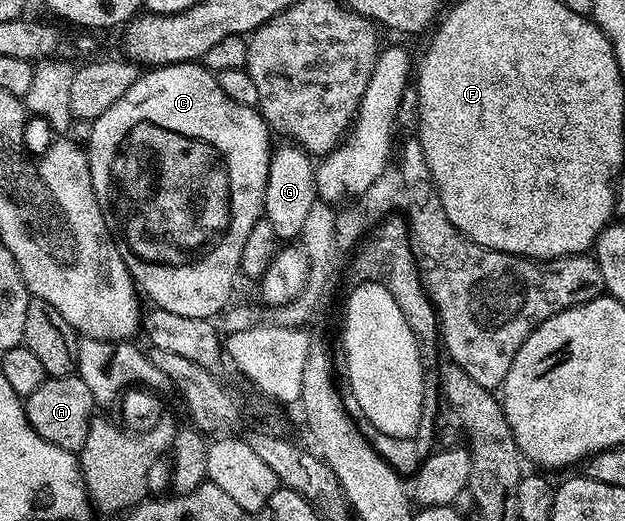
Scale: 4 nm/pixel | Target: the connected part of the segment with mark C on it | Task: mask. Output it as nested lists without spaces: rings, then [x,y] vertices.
[[[200,62],[186,64],[162,64],[145,71],[136,79],[134,86],[106,110],[97,120],[91,121],[92,133],[88,136],[86,151],[88,165],[94,182],[96,197],[100,208],[108,218],[108,229],[116,241],[116,249],[120,251],[121,258],[130,270],[132,280],[137,289],[145,297],[152,299],[151,303],[162,310],[170,310],[170,314],[182,314],[182,318],[202,318],[212,320],[228,304],[232,296],[232,287],[238,281],[240,259],[242,258],[242,245],[250,235],[254,222],[262,218],[264,211],[264,191],[266,178],[270,170],[270,162],[274,151],[273,133],[270,131],[264,117],[256,108],[242,106],[234,102],[234,98],[226,98],[222,86],[218,86],[215,75],[209,72]]]

